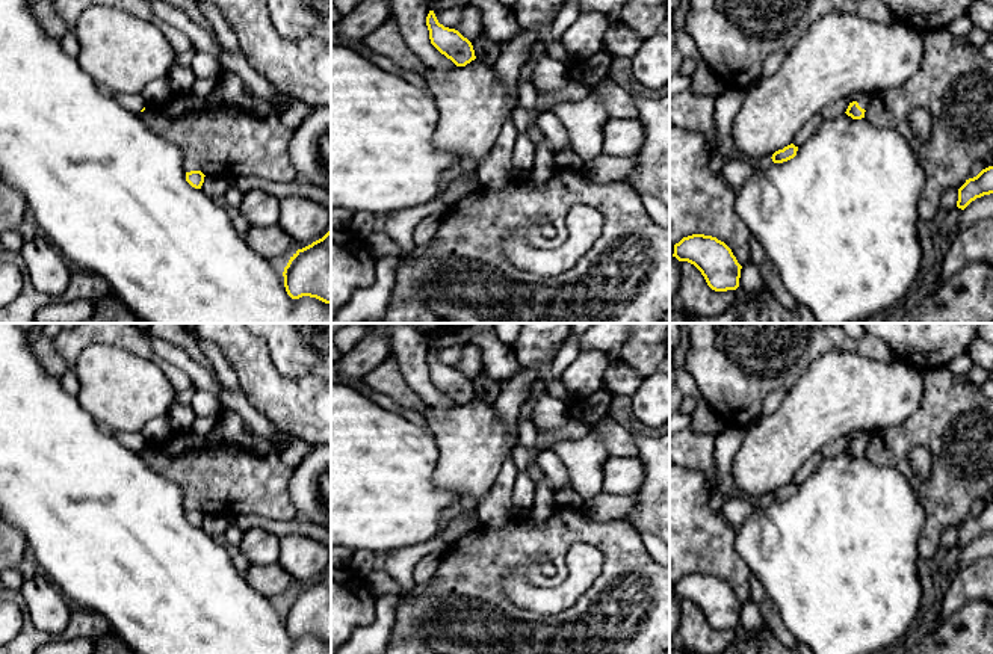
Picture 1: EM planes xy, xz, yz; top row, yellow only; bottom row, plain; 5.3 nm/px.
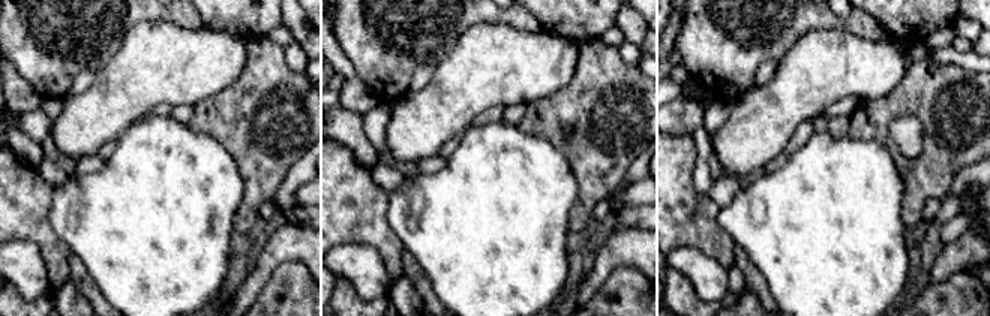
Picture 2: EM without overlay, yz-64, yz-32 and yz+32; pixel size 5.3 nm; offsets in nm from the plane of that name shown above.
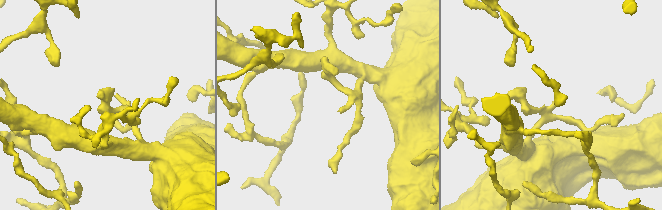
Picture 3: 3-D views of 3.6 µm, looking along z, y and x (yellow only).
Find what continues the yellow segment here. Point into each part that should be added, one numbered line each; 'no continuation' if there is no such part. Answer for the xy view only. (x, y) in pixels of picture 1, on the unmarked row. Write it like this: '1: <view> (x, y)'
1: xy (135, 441)

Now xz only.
no continuation

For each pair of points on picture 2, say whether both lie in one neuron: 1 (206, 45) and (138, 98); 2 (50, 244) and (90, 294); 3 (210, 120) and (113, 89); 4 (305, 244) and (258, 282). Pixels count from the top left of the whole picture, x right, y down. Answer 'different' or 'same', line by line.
1: same
2: different
3: different
4: same

